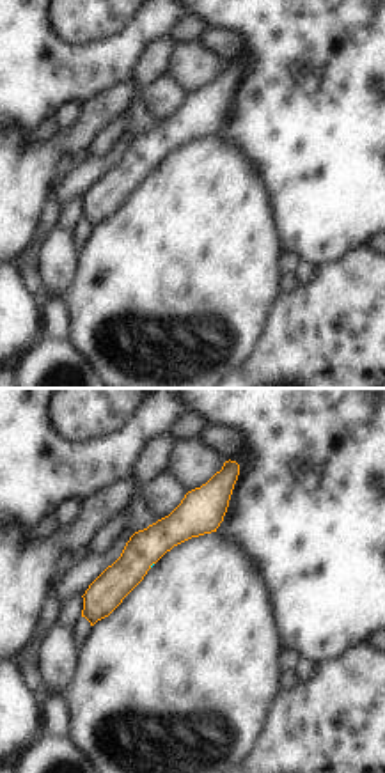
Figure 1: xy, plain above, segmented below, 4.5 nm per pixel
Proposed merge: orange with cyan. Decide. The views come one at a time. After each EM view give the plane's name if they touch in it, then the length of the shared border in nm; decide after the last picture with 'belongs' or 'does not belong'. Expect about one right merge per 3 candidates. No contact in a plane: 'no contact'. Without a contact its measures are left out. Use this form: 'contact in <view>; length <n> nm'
contact in xy; length 30 nm

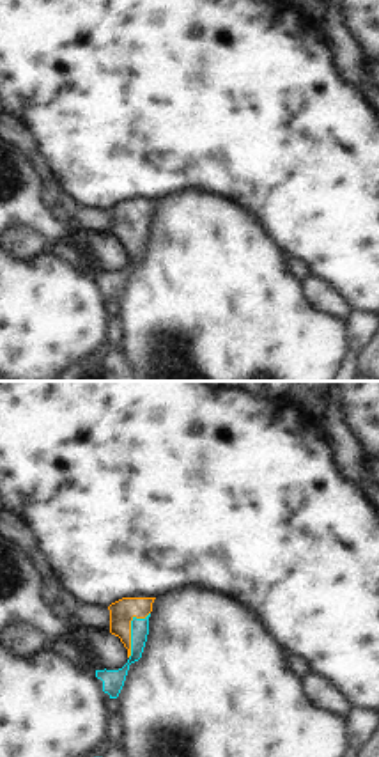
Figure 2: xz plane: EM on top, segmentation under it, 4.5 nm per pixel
contact in xz; length 220 nm

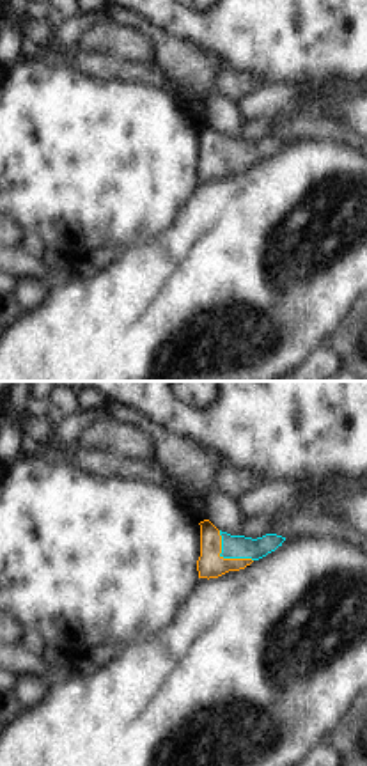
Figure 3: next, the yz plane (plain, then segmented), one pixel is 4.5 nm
contact in yz; length 220 nm

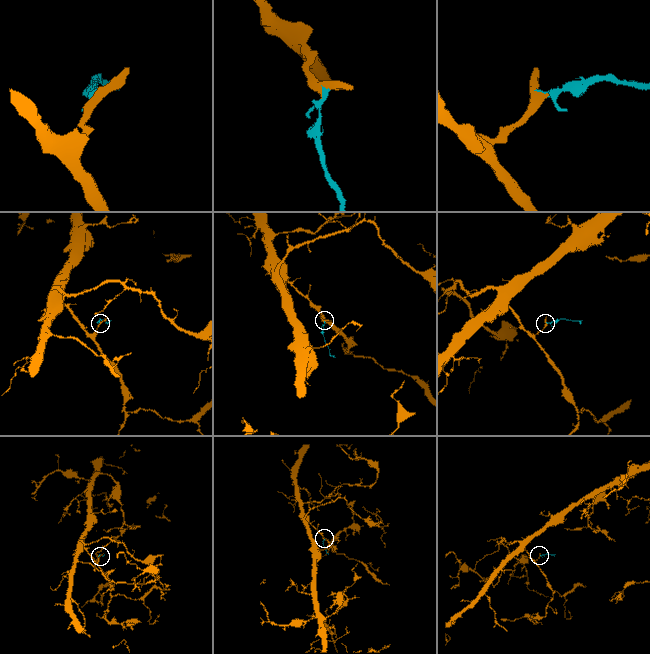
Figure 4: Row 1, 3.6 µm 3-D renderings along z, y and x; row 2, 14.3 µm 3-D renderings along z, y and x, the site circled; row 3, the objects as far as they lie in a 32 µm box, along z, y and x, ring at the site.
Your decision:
belongs

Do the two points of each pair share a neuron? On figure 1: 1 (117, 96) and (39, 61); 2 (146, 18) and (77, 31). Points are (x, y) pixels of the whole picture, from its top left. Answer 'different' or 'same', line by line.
1: different
2: different

